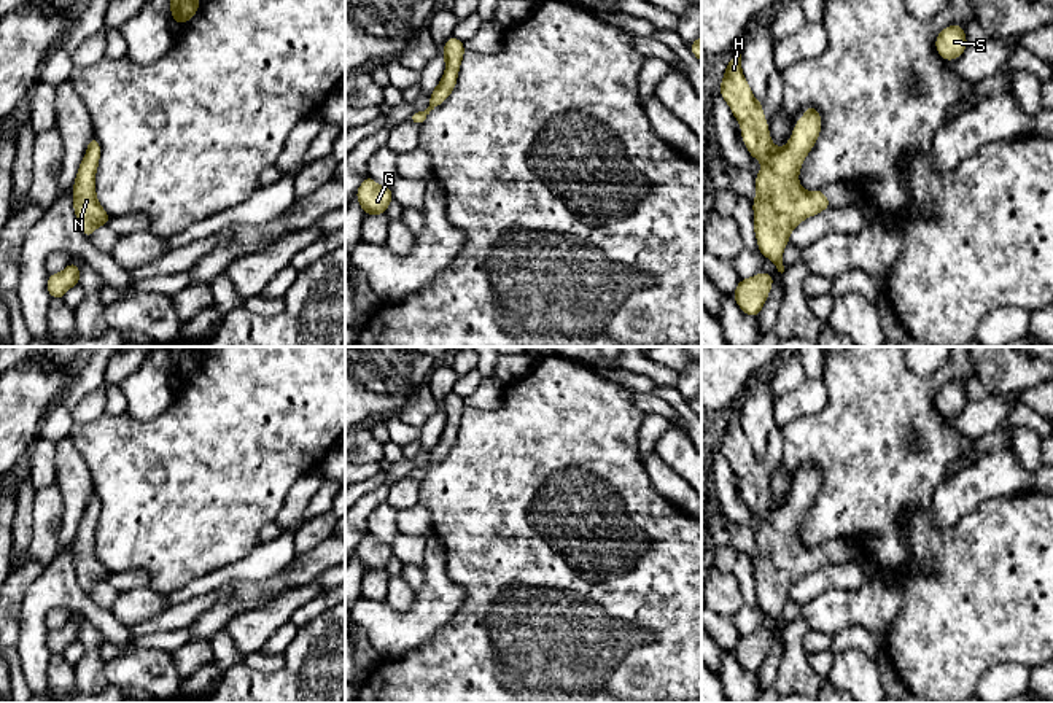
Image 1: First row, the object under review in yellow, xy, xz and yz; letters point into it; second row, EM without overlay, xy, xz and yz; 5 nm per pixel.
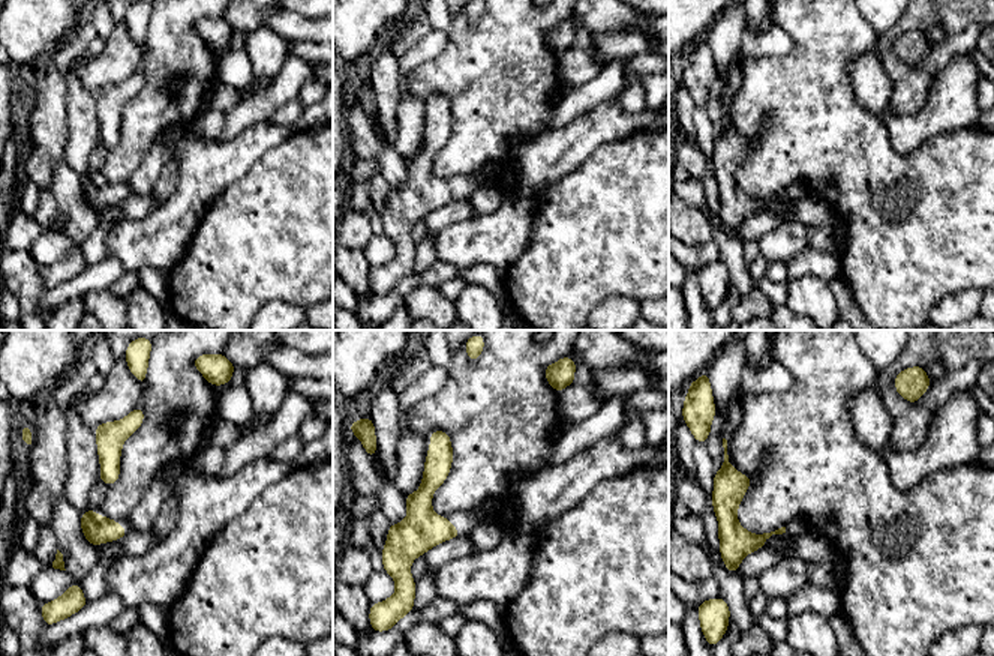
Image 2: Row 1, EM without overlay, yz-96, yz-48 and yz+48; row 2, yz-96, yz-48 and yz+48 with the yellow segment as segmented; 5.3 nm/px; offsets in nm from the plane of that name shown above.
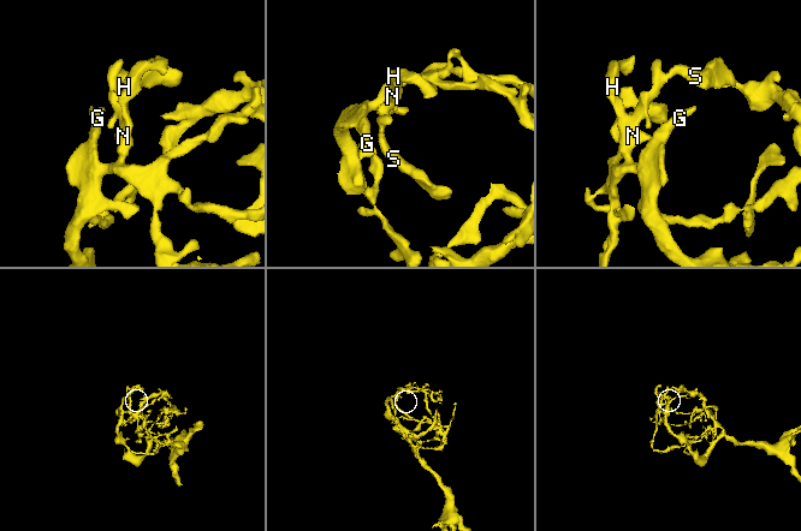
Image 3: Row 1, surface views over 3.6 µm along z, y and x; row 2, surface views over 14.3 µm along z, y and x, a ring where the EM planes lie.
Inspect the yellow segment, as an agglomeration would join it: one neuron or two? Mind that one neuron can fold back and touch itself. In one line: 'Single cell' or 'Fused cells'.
Single cell

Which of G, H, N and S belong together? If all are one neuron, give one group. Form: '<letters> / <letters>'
G H N S

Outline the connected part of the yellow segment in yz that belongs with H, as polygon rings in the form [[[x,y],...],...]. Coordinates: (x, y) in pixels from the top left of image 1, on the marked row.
[[[740,48],[727,62],[719,94],[740,122],[741,138],[749,154],[764,164],[756,175],[754,232],[759,251],[783,274],[781,258],[792,229],[830,207],[822,189],[806,192],[797,180],[803,159],[821,134],[821,115],[814,107],[806,107],[787,145],[775,148],[762,102],[754,99],[741,72]]]

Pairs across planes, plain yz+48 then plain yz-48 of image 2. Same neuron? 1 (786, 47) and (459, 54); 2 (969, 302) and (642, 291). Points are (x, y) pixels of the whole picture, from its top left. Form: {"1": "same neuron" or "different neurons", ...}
{"1": "different neurons", "2": "different neurons"}

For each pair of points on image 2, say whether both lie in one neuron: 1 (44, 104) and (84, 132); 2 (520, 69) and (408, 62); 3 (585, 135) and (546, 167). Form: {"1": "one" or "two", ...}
{"1": "two", "2": "two", "3": "one"}

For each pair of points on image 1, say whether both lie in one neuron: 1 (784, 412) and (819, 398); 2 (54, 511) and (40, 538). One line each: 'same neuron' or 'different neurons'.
1: same neuron
2: same neuron

